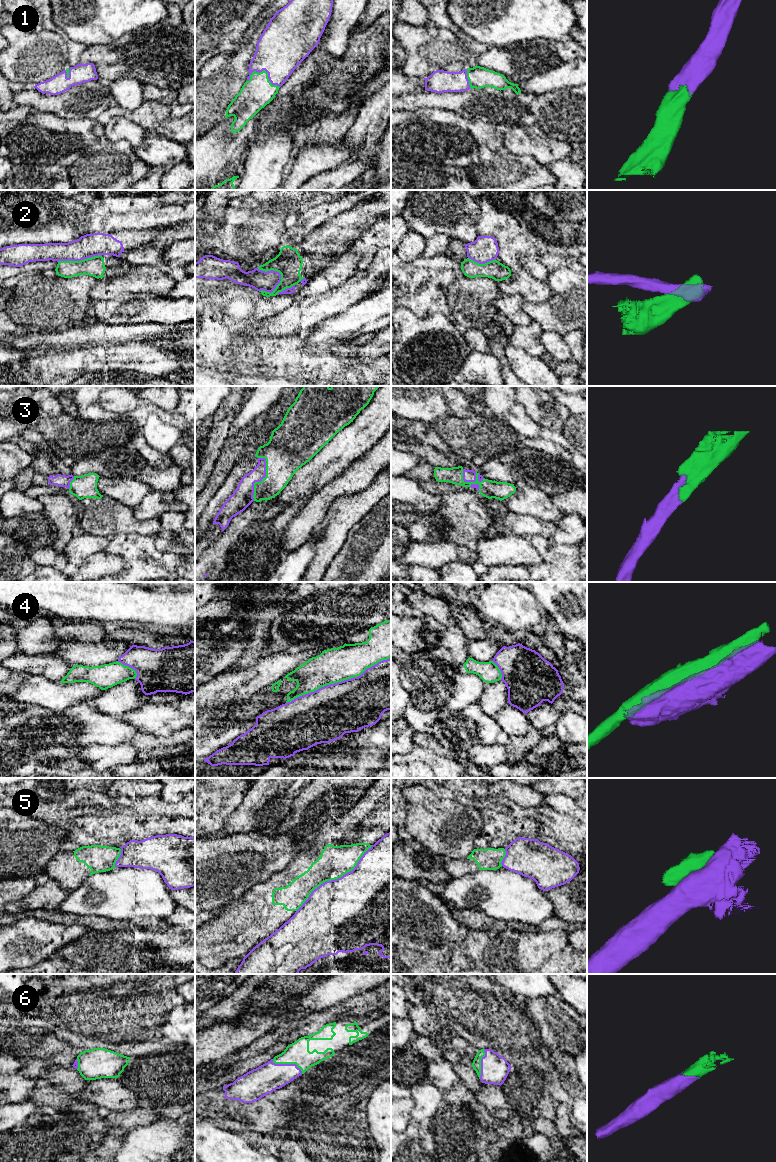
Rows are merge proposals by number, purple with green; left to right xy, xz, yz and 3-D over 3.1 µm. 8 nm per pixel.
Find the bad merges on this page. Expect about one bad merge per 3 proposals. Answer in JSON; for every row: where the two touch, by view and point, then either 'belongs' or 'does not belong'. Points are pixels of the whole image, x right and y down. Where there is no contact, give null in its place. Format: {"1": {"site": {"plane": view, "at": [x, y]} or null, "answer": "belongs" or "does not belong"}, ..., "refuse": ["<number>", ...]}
{"1": {"site": {"plane": "xz", "at": [265, 70]}, "answer": "belongs"}, "2": {"site": {"plane": "xz", "at": [278, 272]}, "answer": "does not belong"}, "3": {"site": {"plane": "yz", "at": [468, 481]}, "answer": "belongs"}, "4": {"site": {"plane": "xz", "at": [338, 682]}, "answer": "does not belong"}, "5": {"site": {"plane": "xz", "at": [335, 879]}, "answer": "does not belong"}, "6": {"site": {"plane": "xz", "at": [288, 1064]}, "answer": "belongs"}, "refuse": ["2", "4", "5"]}

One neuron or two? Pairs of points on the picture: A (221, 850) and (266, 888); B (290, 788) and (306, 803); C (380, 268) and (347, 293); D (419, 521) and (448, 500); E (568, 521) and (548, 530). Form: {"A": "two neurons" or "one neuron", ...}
{"A": "two neurons", "B": "two neurons", "C": "one neuron", "D": "two neurons", "E": "two neurons"}

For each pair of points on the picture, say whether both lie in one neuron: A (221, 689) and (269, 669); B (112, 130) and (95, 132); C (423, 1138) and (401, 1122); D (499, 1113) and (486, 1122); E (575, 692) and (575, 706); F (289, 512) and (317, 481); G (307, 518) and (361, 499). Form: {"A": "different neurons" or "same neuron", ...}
{"A": "same neuron", "B": "different neurons", "C": "different neurons", "D": "different neurons", "E": "different neurons", "F": "different neurons", "G": "different neurons"}

